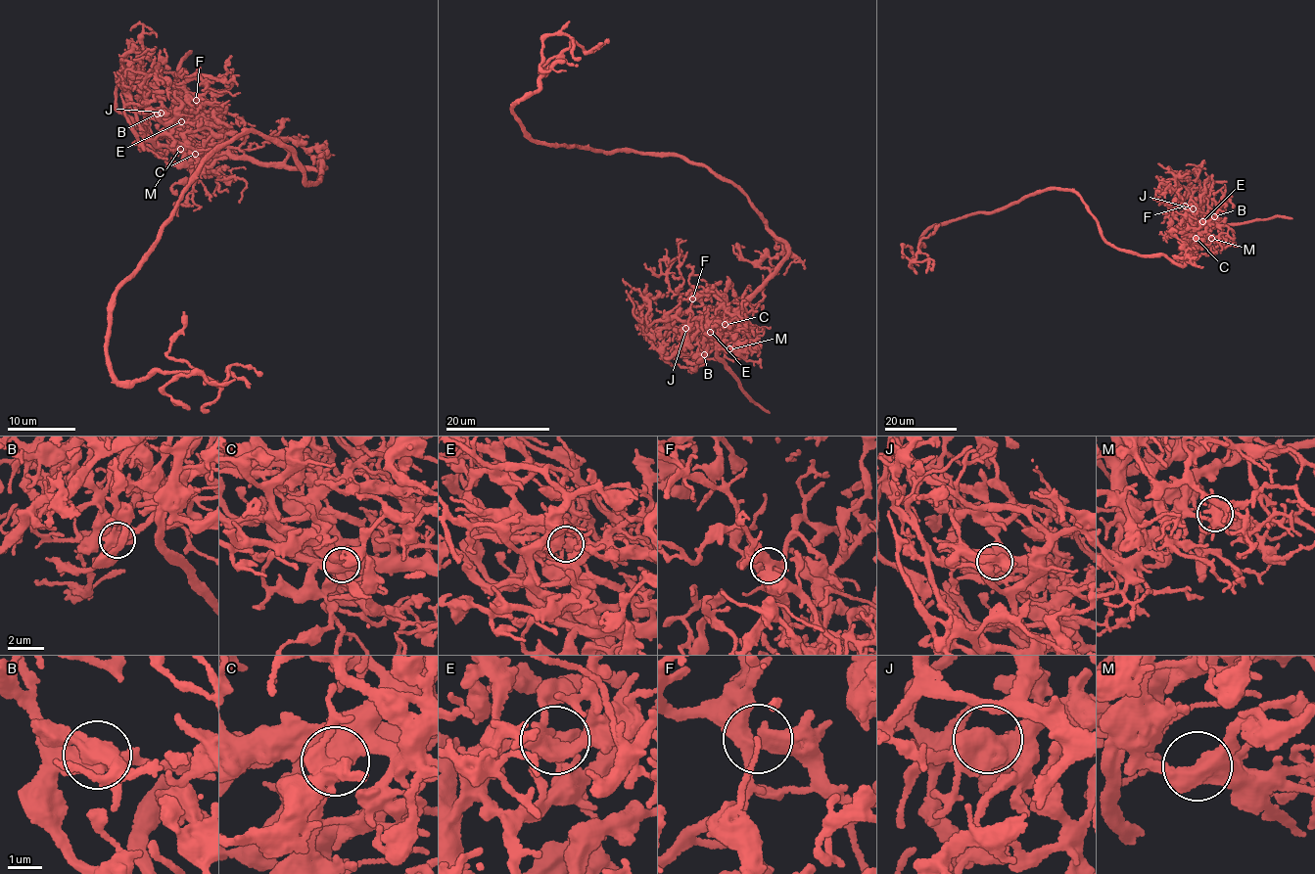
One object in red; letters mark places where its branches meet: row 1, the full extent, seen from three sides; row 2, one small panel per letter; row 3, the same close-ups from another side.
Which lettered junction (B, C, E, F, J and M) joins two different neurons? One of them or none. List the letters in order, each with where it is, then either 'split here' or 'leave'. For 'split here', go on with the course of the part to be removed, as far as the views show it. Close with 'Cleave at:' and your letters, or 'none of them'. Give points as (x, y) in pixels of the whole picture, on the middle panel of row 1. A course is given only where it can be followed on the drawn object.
B: (704, 354) | leave
C: (725, 324) | leave
E: (710, 332) | leave
F: (692, 298) | leave
J: (685, 328) | leave
M: (729, 348) | leave
Cleave at: none of them

